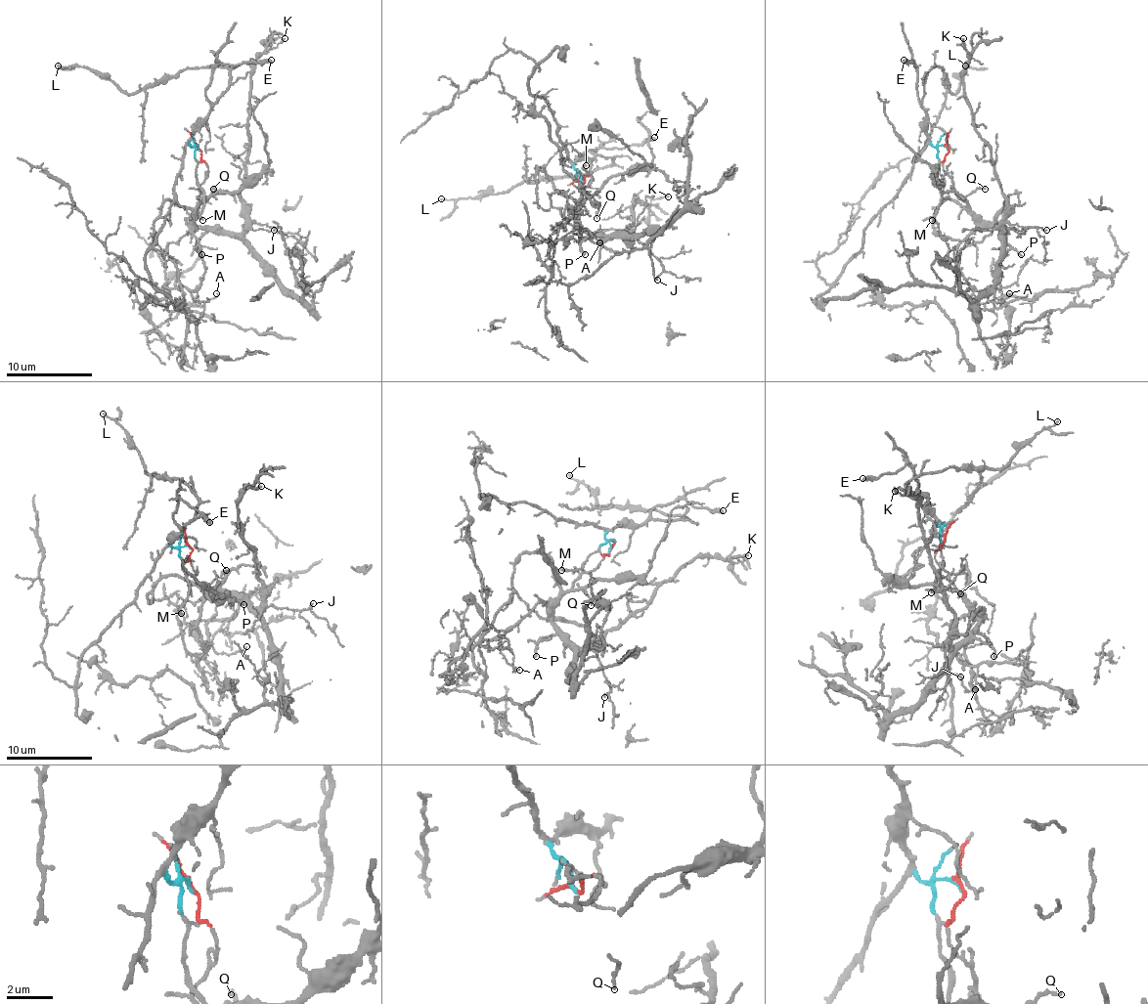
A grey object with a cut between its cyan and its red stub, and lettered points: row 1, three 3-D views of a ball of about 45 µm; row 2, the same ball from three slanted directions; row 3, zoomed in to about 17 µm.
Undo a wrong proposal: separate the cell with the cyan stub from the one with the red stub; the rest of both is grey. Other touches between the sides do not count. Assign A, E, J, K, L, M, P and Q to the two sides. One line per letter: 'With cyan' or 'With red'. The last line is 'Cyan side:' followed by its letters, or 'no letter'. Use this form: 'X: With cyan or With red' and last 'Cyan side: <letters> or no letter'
A: With red
E: With cyan
J: With red
K: With red
L: With cyan
M: With cyan
P: With red
Q: With red
Cyan side: E, L, M

